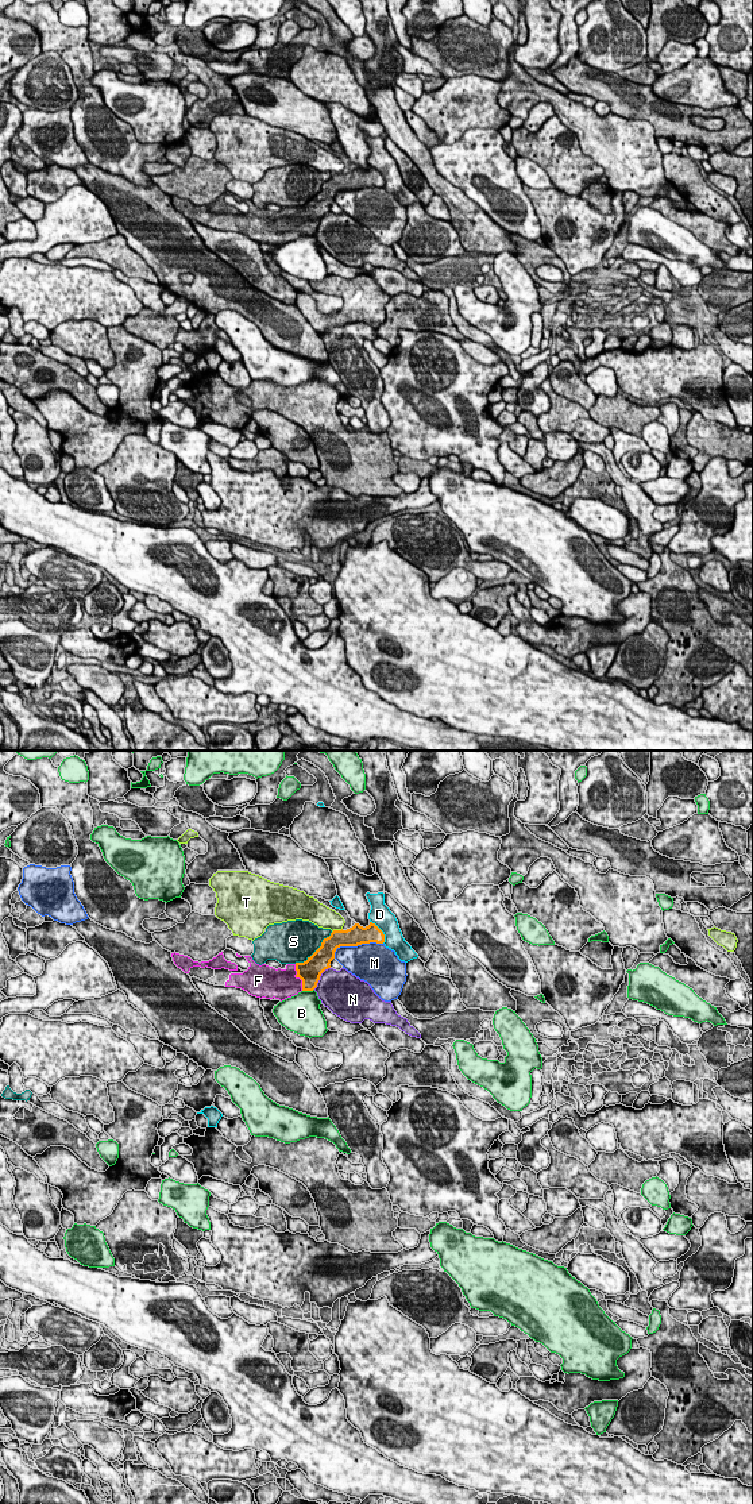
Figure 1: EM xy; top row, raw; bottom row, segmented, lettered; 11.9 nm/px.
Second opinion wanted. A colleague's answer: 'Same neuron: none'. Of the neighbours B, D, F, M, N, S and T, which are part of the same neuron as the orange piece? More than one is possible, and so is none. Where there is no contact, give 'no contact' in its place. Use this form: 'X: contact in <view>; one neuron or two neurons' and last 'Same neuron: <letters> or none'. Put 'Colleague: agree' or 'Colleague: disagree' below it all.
B: contact in xy; two neurons
D: contact in xy; two neurons
F: contact in xy; one neuron
M: contact in xy; two neurons
N: contact in xy; two neurons
S: contact in xy; two neurons
T: contact in xy; two neurons
Same neuron: F
Colleague: disagree

